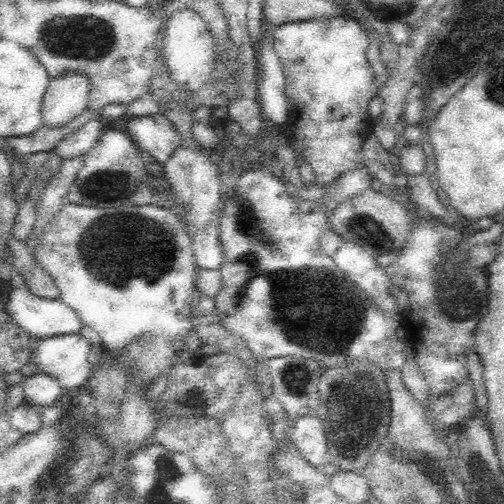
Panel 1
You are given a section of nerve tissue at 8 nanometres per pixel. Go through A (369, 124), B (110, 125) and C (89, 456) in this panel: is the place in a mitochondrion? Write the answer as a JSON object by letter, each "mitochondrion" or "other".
{"A":"other","B":"other","C":"mitochondrion"}

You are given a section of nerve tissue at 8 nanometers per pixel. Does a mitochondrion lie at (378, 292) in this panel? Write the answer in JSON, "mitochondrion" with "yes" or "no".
{"mitochondrion":"yes"}

